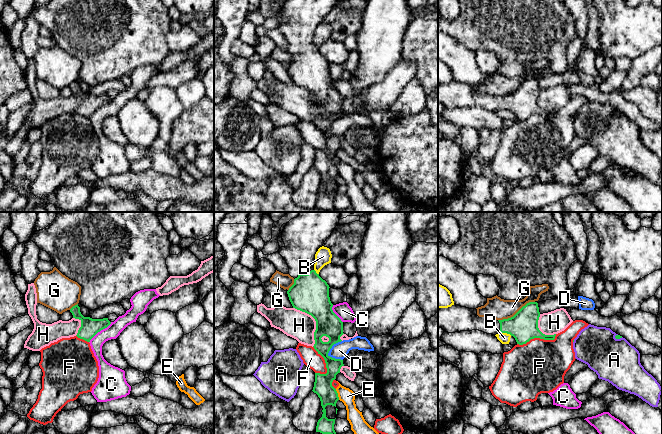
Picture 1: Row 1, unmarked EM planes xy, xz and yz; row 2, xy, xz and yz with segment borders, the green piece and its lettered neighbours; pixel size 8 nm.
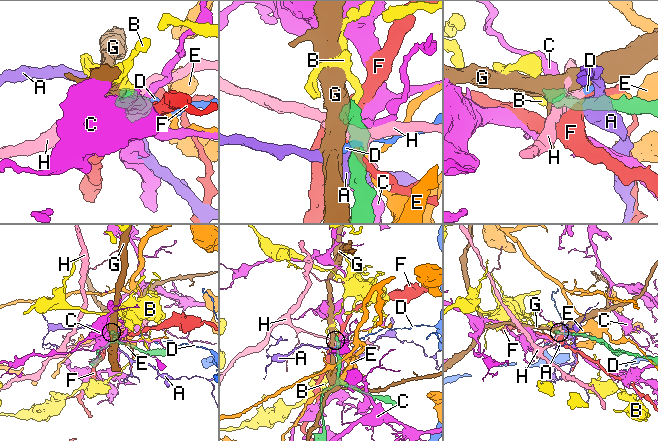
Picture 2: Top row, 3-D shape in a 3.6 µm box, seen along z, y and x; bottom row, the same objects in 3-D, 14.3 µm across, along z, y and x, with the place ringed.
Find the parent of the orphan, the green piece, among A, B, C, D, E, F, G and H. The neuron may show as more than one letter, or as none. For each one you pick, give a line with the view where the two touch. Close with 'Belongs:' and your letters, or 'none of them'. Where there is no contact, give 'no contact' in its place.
Belongs: none of them

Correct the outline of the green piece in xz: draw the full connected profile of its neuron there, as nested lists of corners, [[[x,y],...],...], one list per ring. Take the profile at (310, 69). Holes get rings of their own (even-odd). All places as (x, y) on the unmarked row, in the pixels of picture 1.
[[[286,0],[282,8],[284,23],[280,31],[289,43],[294,60],[287,67],[293,84],[311,91],[316,97],[314,125],[326,139],[327,149],[315,149],[313,168],[318,171],[323,184],[316,208],[338,212],[334,206],[335,195],[326,193],[327,181],[336,183],[339,176],[332,158],[340,149],[343,136],[328,131],[332,122],[342,116],[343,98],[333,88],[329,61],[314,46],[315,30],[339,0]]]

